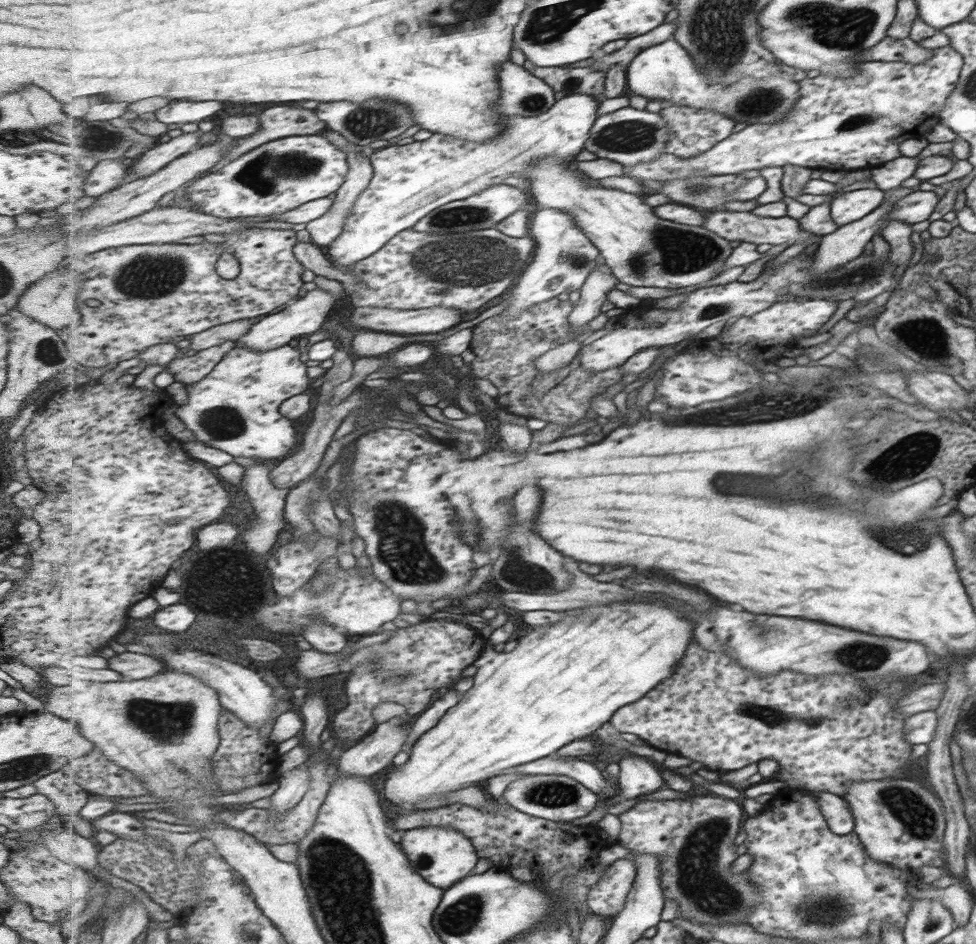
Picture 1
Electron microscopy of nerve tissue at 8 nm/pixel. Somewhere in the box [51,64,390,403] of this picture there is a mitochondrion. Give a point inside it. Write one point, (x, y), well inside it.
(149, 275)

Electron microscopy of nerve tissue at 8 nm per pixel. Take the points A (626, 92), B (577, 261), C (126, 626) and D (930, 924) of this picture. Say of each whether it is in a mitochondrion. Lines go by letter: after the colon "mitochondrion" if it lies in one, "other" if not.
A: other
B: mitochondrion
C: other
D: mitochondrion

